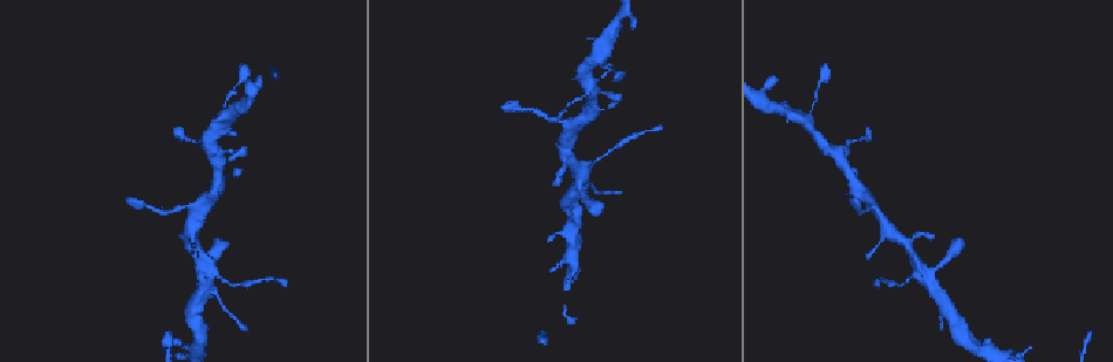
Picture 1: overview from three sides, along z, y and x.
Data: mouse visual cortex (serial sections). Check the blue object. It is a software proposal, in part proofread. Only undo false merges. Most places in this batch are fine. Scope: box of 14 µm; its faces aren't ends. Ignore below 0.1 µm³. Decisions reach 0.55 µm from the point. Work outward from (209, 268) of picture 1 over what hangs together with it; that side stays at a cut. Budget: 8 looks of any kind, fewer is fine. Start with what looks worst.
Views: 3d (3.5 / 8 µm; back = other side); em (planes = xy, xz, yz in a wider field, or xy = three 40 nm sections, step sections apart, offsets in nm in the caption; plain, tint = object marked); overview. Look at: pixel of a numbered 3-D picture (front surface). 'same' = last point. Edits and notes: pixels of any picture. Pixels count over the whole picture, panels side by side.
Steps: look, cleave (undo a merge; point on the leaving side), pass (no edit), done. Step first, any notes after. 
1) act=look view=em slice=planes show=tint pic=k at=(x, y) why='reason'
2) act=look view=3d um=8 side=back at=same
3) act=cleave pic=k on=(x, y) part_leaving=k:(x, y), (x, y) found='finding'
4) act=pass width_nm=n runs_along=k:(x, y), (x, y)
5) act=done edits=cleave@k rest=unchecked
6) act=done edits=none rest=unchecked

act=look view=3d um=3.5 pic=1 at=(572, 130) why='thick turns thin'

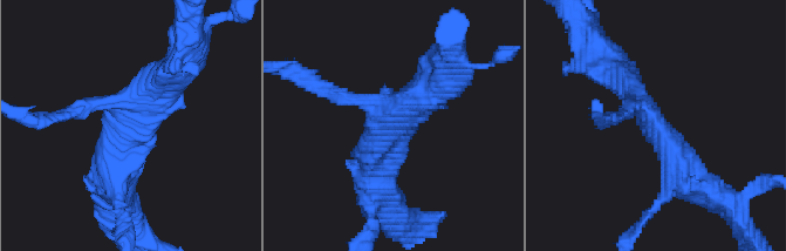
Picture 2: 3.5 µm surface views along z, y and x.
act=look view=em slice=xy step=5 show=tint pic=2 at=(128, 128) arms=3 arm_widths_nm=200,400,450 why='shape alone is not enough'

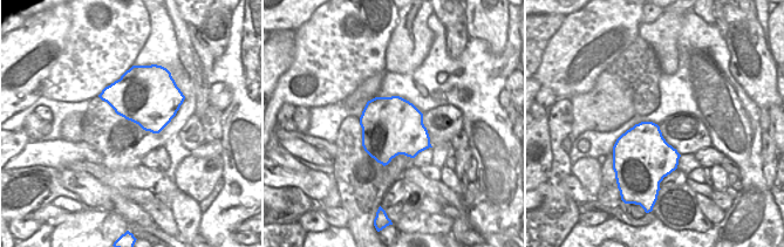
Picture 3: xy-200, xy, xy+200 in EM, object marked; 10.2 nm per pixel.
act=pass runs_along=2:(698, 187), (616, 72) found='continuous, no second cell'

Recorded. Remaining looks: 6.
act=look view=3d um=8 pic=1 at=(949, 256) why='calibre changes'

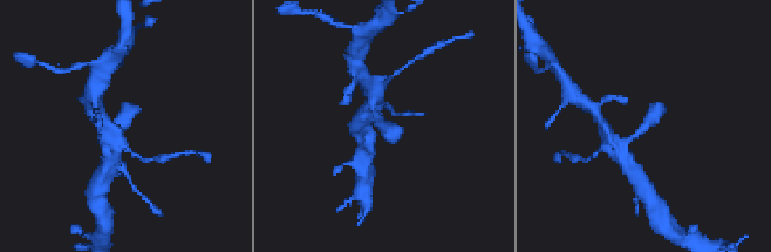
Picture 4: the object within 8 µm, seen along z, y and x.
act=look view=3d um=3.5 pic=4 at=(643, 128) why='zoom in'

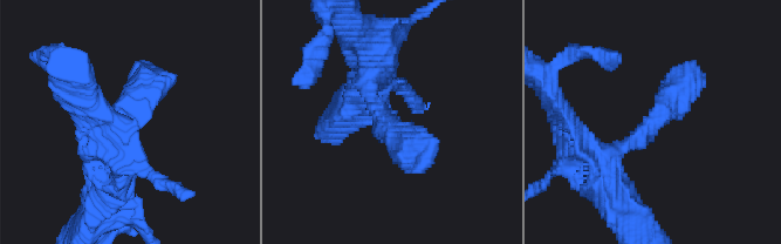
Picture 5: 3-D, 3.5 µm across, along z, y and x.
act=look view=em slice=xy step=1 show=tint pic=5 at=(656, 119)

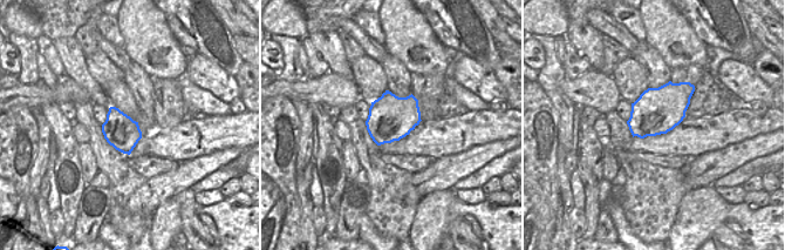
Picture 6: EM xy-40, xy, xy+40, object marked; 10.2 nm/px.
act=pass runs_along=5:(600, 158), (644, 133), (696, 75) found='one cell here'

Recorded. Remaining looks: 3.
act=look view=3d um=3.5 pic=1 at=(803, 120) why='a fork'

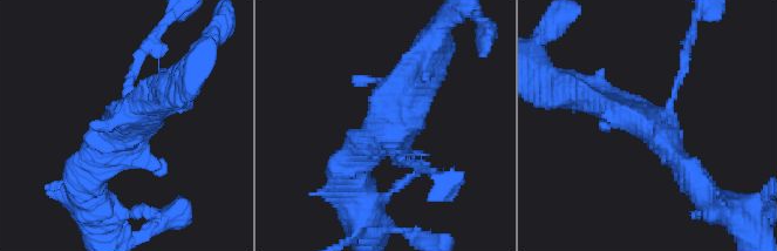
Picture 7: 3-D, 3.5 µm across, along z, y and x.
act=look view=em slice=xy step=2 show=tint pic=7 at=(655, 125)

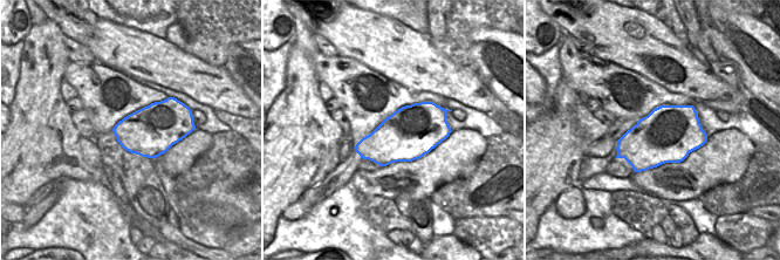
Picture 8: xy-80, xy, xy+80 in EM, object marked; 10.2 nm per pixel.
act=pass runs_along=7:(693, 180), (660, 129), (594, 97) found='continuous, no second cell'

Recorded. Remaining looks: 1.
act=done edits=none rest=unchecked

